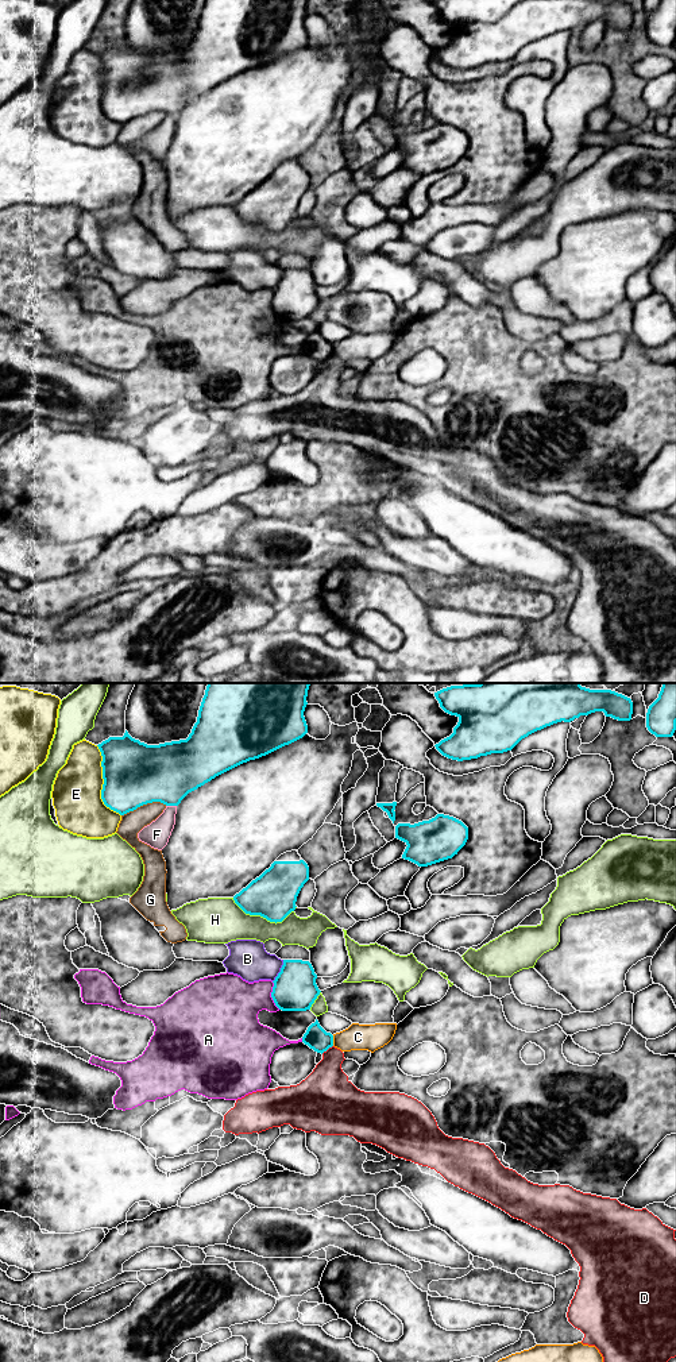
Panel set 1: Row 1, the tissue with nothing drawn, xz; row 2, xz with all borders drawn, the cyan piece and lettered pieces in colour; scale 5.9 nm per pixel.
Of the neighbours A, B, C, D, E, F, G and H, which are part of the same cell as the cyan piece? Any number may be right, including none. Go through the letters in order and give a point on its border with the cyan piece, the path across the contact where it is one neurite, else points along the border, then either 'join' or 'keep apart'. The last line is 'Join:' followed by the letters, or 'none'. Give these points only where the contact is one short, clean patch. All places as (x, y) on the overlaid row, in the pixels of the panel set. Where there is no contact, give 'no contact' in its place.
A: meets cyan in xz at (271, 995); border along xz (271, 982), (271, 999), (279, 1009); keep apart
B: meets cyan in xz at (281, 971); keep apart
C: meets cyan in xz at (332, 1041); border along xz (332, 1036), (333, 1045); keep apart
D: meets cyan in xz at (327, 1049); border along xz (332, 1045), (321, 1053); keep apart
E: meets cyan in xz at (104, 783); keep apart
F: meets cyan in xz at (172, 805); keep apart
G: meets cyan in xz at (143, 803); keep apart
H: meets cyan in xz at (262, 915); keep apart
Join: none

